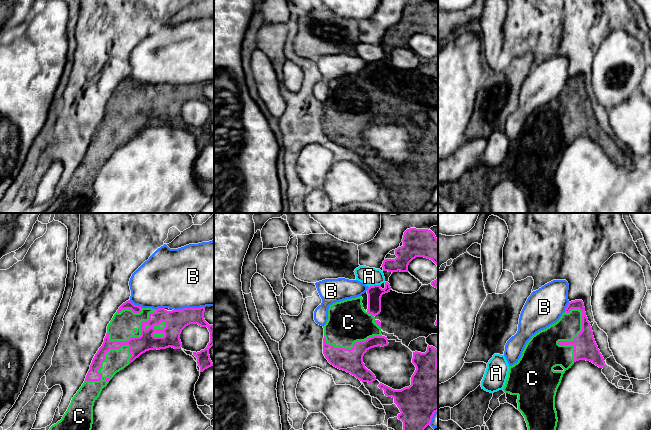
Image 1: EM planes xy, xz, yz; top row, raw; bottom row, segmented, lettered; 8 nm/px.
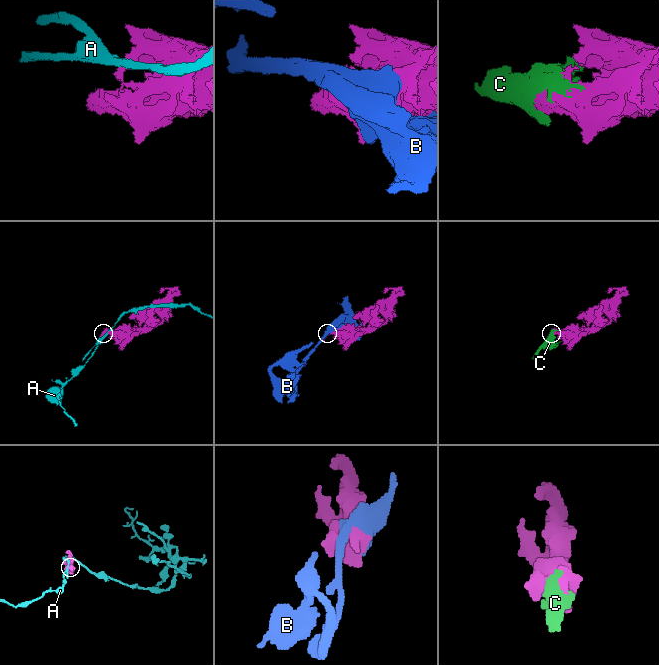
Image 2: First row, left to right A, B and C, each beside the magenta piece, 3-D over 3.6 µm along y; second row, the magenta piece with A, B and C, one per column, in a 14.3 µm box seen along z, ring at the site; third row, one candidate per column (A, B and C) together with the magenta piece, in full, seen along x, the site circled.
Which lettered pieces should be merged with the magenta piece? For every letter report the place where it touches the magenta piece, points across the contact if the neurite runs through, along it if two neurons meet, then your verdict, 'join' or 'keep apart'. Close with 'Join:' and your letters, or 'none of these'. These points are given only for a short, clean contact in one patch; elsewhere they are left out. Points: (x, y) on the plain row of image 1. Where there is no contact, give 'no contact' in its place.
A: xz (374, 61) | along xz (380, 60), (368, 63) | keep apart
B: xy (189, 84) | keep apart
C: yz (569, 117) | join
Join: C

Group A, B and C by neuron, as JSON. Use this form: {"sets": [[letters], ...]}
{"sets": [["A"], ["B"], ["C"]]}

